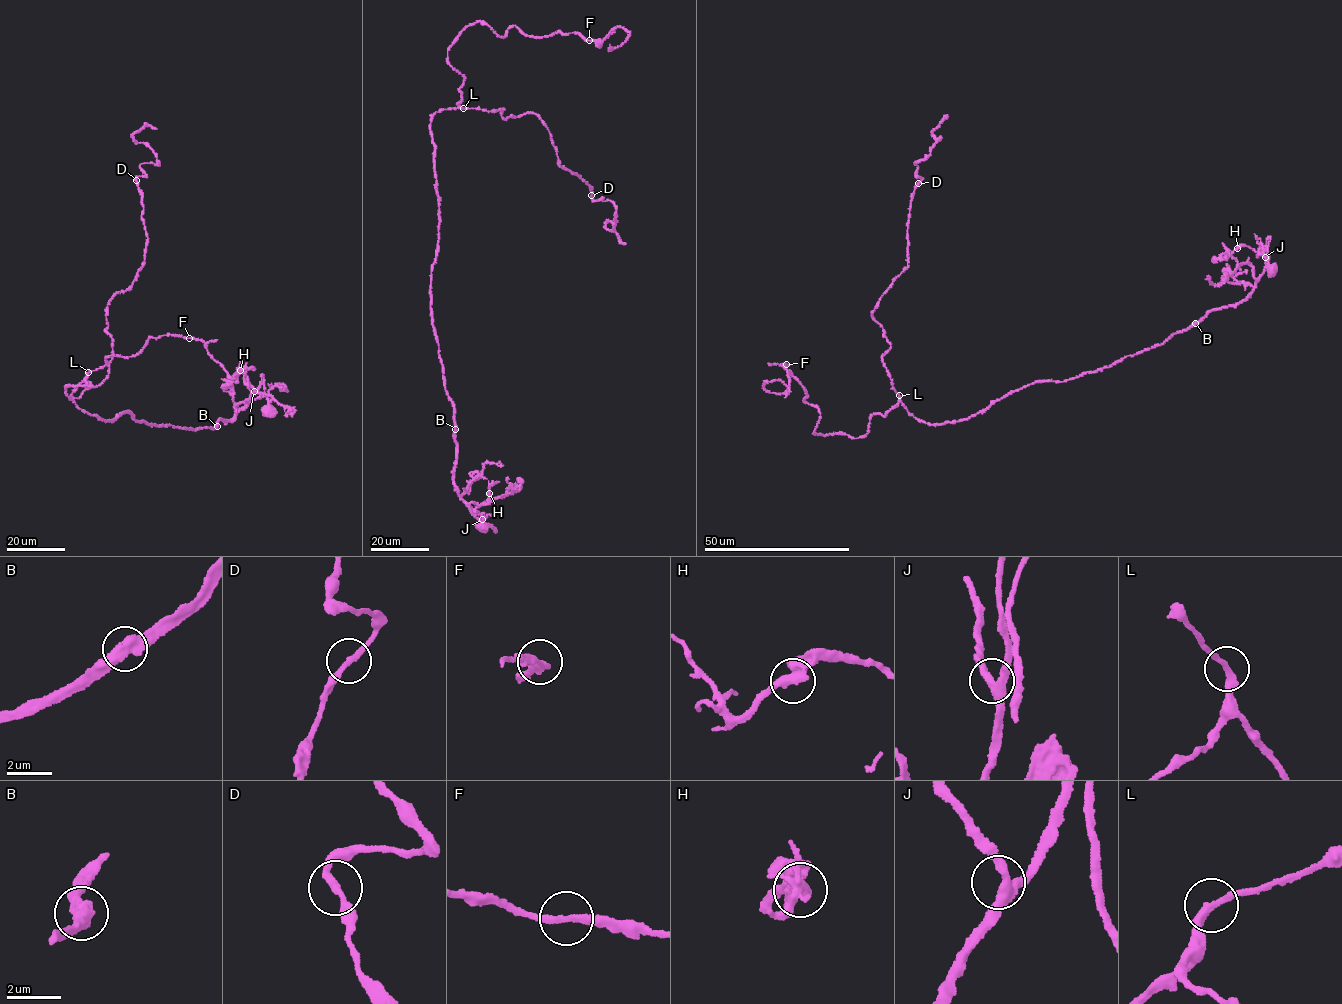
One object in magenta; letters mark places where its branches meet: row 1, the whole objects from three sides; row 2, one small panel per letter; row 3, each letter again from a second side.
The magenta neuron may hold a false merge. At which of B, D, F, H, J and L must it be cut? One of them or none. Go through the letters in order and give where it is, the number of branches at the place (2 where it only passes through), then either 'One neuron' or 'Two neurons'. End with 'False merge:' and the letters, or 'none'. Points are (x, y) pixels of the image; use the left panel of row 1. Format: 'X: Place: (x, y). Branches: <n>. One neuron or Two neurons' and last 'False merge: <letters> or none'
B: Place: (217, 426). Branches: 2. One neuron
D: Place: (136, 180). Branches: 2. One neuron
F: Place: (189, 338). Branches: 2. One neuron
H: Place: (240, 370). Branches: 2. One neuron
J: Place: (254, 391). Branches: 3. One neuron
L: Place: (88, 372). Branches: 2. One neuron
False merge: none

